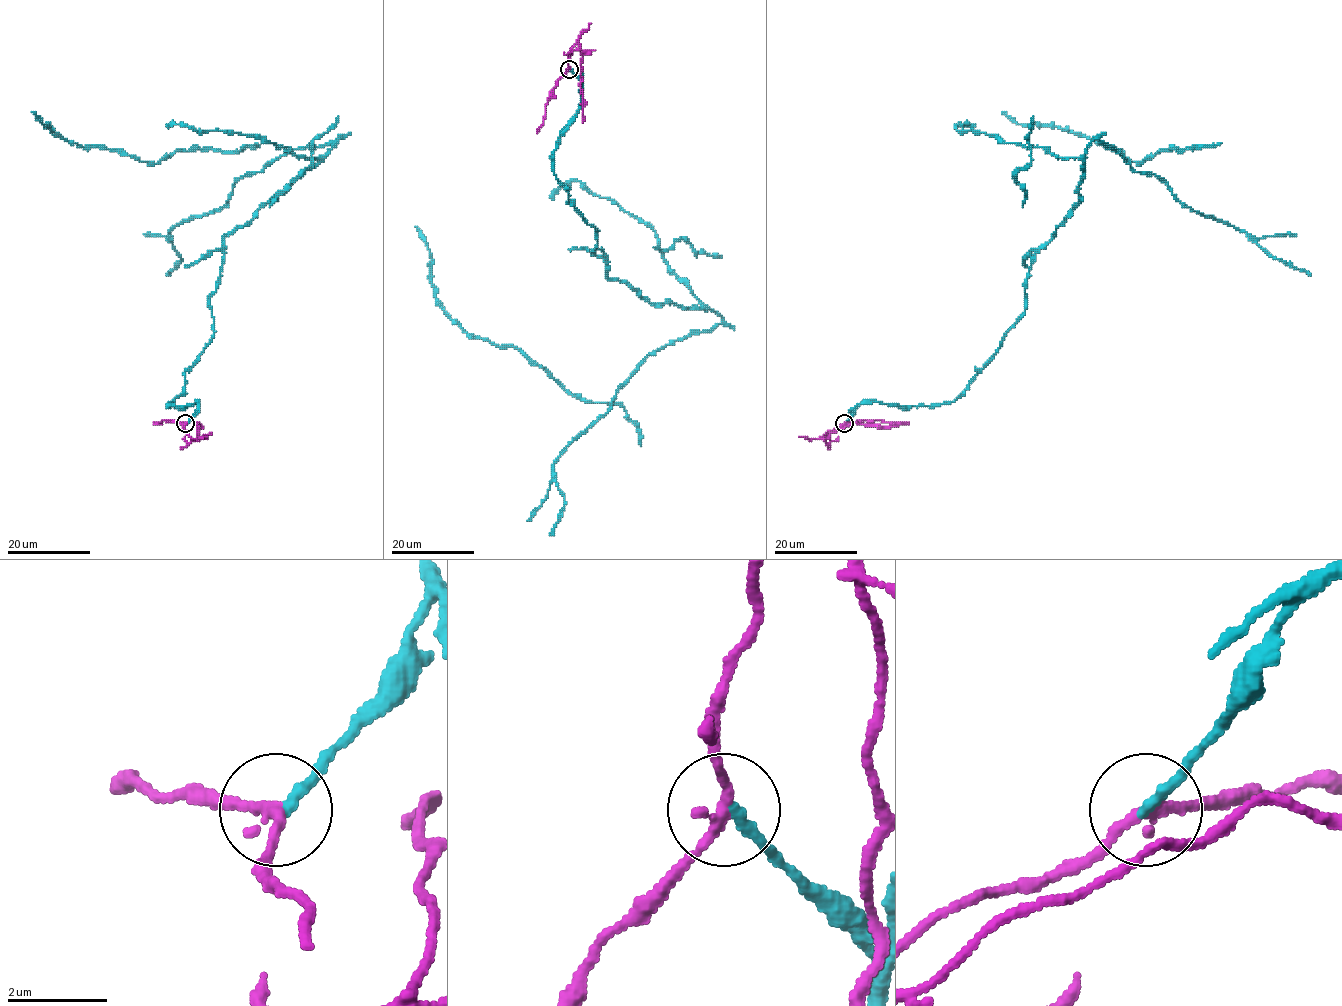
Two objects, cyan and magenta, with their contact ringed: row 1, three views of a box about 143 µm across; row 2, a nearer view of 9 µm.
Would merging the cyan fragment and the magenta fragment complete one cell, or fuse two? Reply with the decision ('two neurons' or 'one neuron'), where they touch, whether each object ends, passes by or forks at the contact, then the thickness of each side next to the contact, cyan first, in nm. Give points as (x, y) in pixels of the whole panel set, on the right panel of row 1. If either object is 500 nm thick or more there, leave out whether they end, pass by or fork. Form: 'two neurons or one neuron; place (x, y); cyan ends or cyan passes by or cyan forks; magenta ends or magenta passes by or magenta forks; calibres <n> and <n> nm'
two neurons; place (844, 423); cyan ends; magenta passes by; calibres 240 and 240 nm

